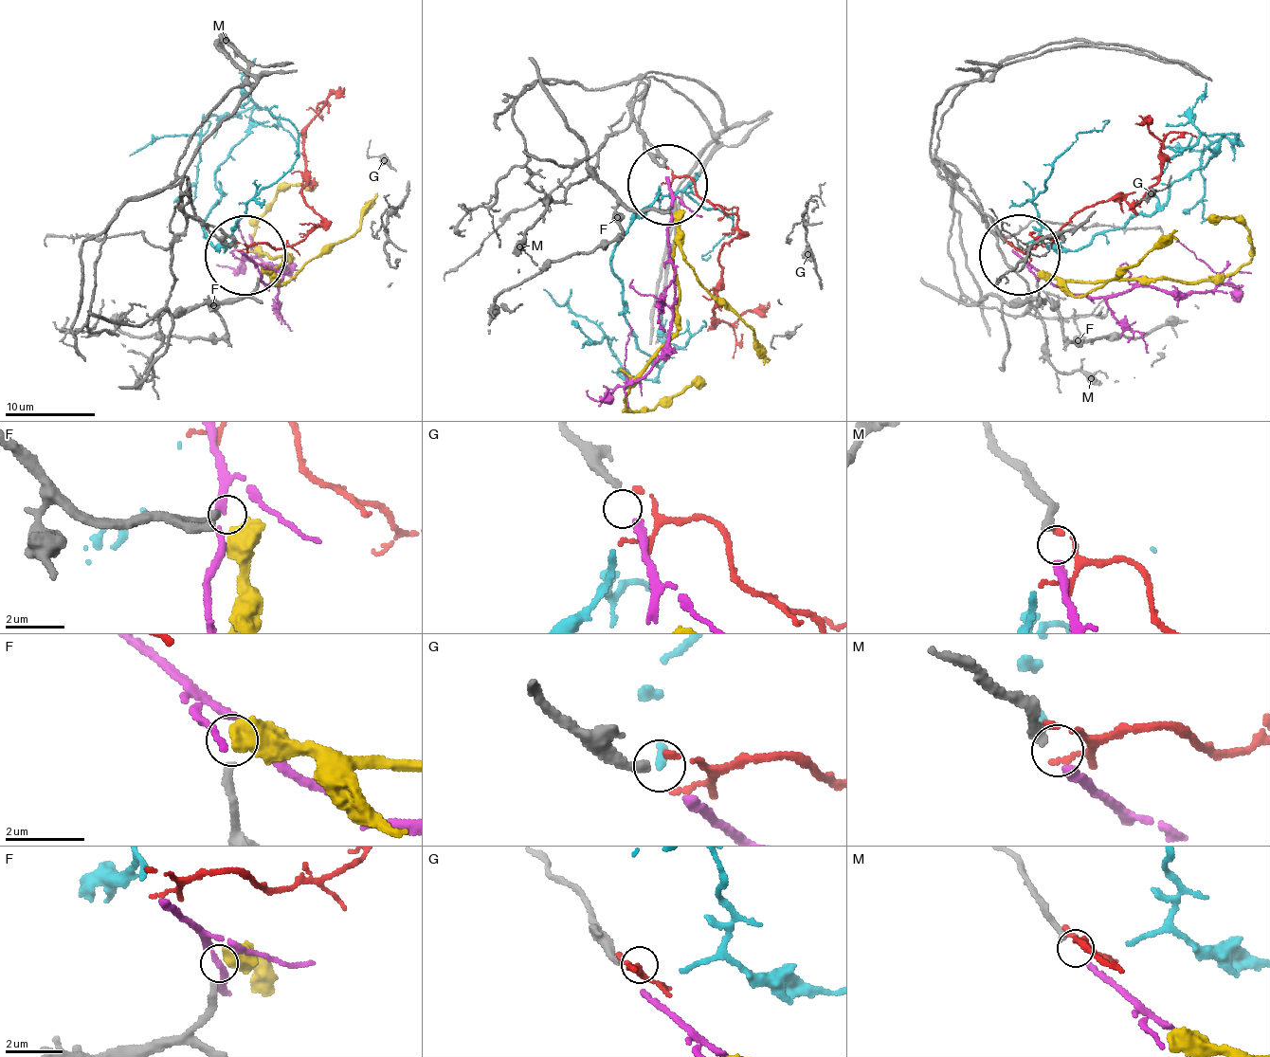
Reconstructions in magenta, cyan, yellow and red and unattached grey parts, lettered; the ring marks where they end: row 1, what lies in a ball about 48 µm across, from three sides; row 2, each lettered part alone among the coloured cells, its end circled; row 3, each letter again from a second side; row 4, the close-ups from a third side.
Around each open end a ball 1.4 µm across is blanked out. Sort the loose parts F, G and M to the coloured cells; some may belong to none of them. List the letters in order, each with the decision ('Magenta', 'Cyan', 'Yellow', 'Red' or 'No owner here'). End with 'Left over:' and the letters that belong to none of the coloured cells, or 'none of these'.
F: Yellow
G: No owner here
M: Magenta
Left over: G

